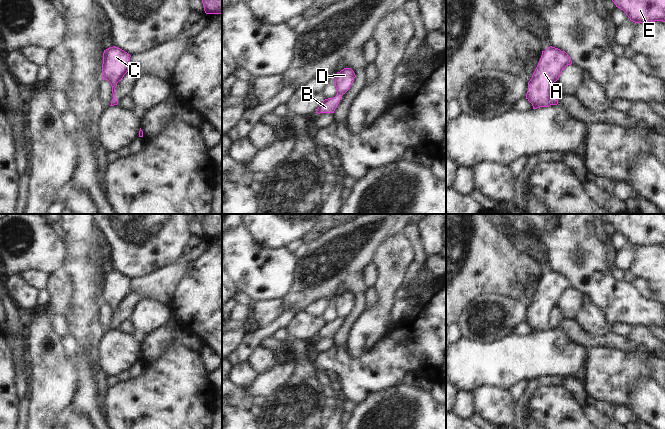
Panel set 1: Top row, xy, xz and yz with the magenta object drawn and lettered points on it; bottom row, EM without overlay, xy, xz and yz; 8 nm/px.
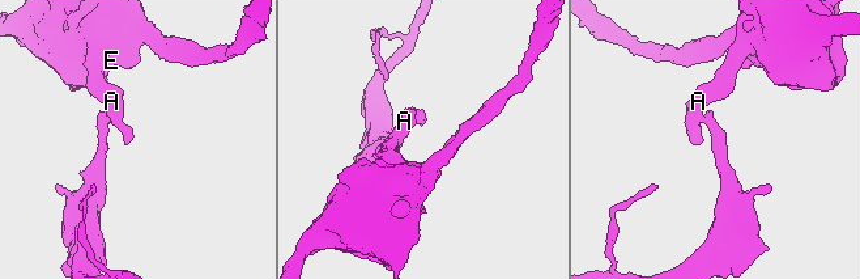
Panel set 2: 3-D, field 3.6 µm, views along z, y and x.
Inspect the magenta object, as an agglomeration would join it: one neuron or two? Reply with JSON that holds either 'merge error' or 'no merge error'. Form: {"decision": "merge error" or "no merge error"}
{"decision": "merge error"}

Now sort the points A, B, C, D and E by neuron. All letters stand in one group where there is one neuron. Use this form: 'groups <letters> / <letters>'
groups A C D E / B

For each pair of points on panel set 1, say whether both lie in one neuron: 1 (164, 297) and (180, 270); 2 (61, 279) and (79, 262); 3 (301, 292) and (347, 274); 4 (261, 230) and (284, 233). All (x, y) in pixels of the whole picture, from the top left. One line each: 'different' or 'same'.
1: same
2: different
3: same
4: same

